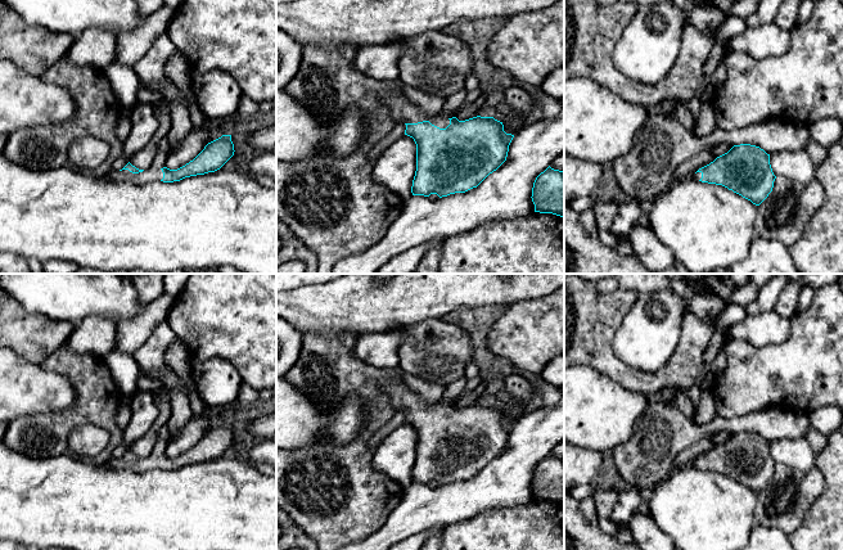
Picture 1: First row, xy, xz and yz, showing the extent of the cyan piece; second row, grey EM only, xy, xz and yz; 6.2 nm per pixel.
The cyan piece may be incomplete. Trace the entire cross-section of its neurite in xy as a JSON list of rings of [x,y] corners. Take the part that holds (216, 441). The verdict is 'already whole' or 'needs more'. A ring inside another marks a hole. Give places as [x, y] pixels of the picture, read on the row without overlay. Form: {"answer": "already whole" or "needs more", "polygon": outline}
{"answer": "needs more", "polygon": [[[222,423],[208,430],[193,448],[177,457],[170,457],[167,455],[139,457],[129,450],[122,457],[108,460],[105,465],[116,470],[127,469],[132,472],[146,472],[152,469],[173,470],[185,465],[220,457],[234,443],[234,439],[231,423]]]}

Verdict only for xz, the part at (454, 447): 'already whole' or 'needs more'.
needs more

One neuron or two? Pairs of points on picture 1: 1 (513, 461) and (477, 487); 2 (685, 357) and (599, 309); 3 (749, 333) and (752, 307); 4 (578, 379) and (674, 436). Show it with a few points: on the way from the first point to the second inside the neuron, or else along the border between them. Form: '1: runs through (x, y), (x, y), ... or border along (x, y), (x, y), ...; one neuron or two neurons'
1: runs through (504, 469), (492, 469), (486, 478); one neuron
2: runs through (653, 379), (626, 377), (599, 350), (599, 341); one neuron
3: border along (772, 310), (747, 315); two neurons
4: border along (649, 401), (638, 418), (632, 434), (625, 442); two neurons

